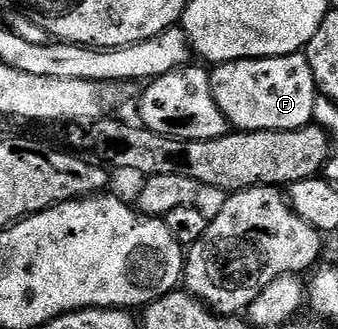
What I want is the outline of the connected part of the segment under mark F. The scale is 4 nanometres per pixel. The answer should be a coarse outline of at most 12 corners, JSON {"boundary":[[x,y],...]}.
{"boundary":[[305,53],[210,70],[235,131],[314,122],[320,91]]}

